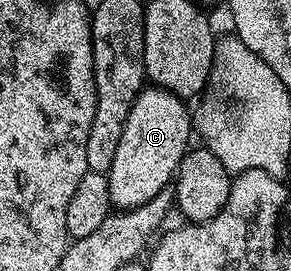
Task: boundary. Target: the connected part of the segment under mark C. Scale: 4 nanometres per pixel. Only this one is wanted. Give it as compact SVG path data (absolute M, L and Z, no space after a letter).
M145 87L134 99L130 115L126 115L126 127L122 127L122 139L118 151L114 151L114 163L110 163L108 186L110 199L117 210L137 209L154 195L173 184L180 161L190 148L194 137L194 117L181 98L170 91Z

